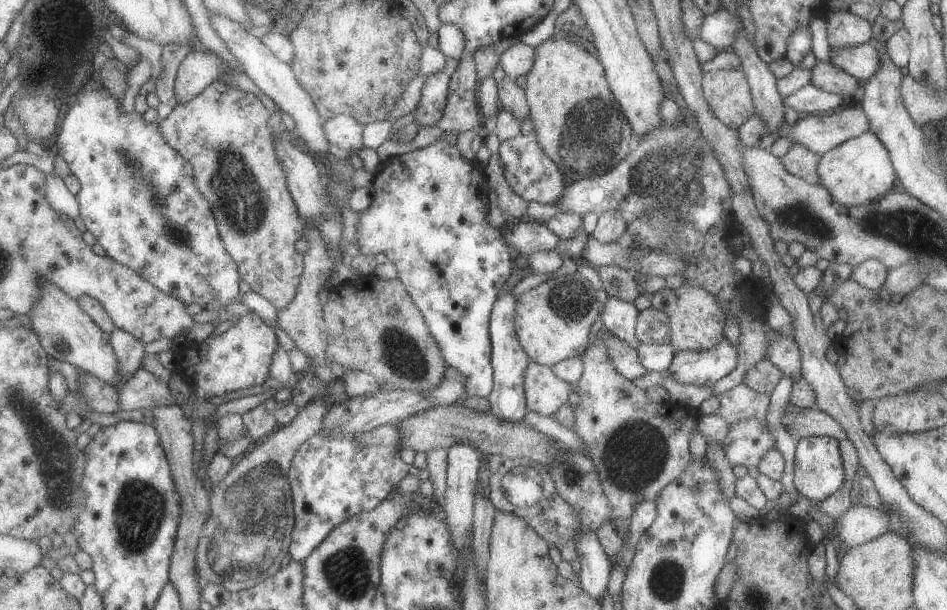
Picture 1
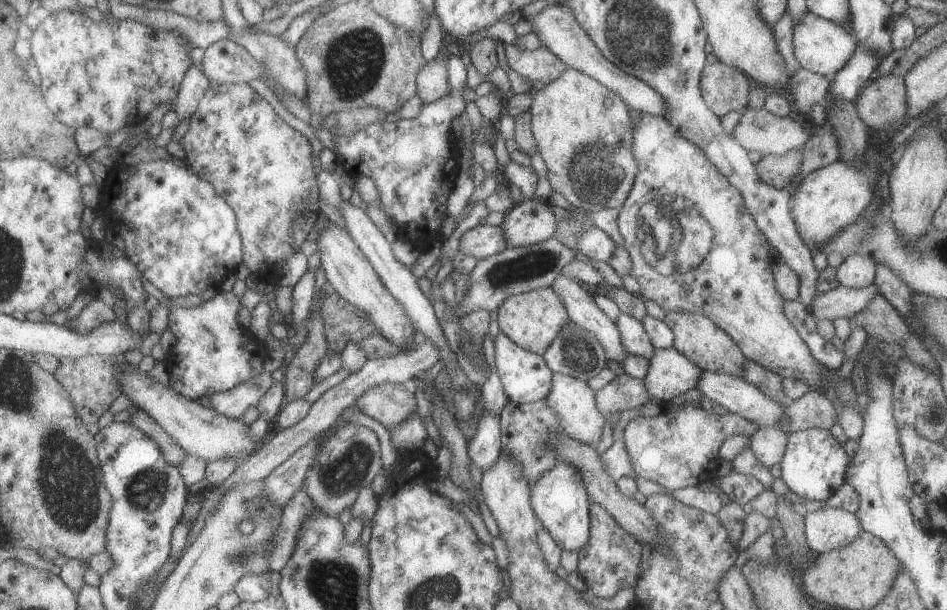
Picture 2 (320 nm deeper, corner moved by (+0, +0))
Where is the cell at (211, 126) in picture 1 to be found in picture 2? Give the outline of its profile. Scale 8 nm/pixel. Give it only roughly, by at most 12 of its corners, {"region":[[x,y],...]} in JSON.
{"region":[[247,83],[179,140],[275,280],[320,213],[307,138]]}

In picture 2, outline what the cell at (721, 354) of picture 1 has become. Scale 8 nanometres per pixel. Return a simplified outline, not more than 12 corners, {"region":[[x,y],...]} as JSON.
{"region":[[672,347],[655,349],[642,380],[667,406],[696,389],[703,370]]}

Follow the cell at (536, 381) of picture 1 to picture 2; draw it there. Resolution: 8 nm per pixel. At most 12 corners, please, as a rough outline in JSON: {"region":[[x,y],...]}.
{"region":[[551,376],[545,396],[562,433],[595,446],[606,418],[585,381]]}

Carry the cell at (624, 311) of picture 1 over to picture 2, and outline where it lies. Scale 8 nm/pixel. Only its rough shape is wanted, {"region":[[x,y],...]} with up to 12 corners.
{"region":[[619,313],[615,324],[626,353],[647,360],[655,349],[641,322]]}

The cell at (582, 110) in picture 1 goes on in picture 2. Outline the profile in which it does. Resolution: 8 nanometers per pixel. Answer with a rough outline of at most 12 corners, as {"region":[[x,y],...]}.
{"region":[[568,67],[536,86],[552,193],[618,210],[637,174],[623,100]]}

